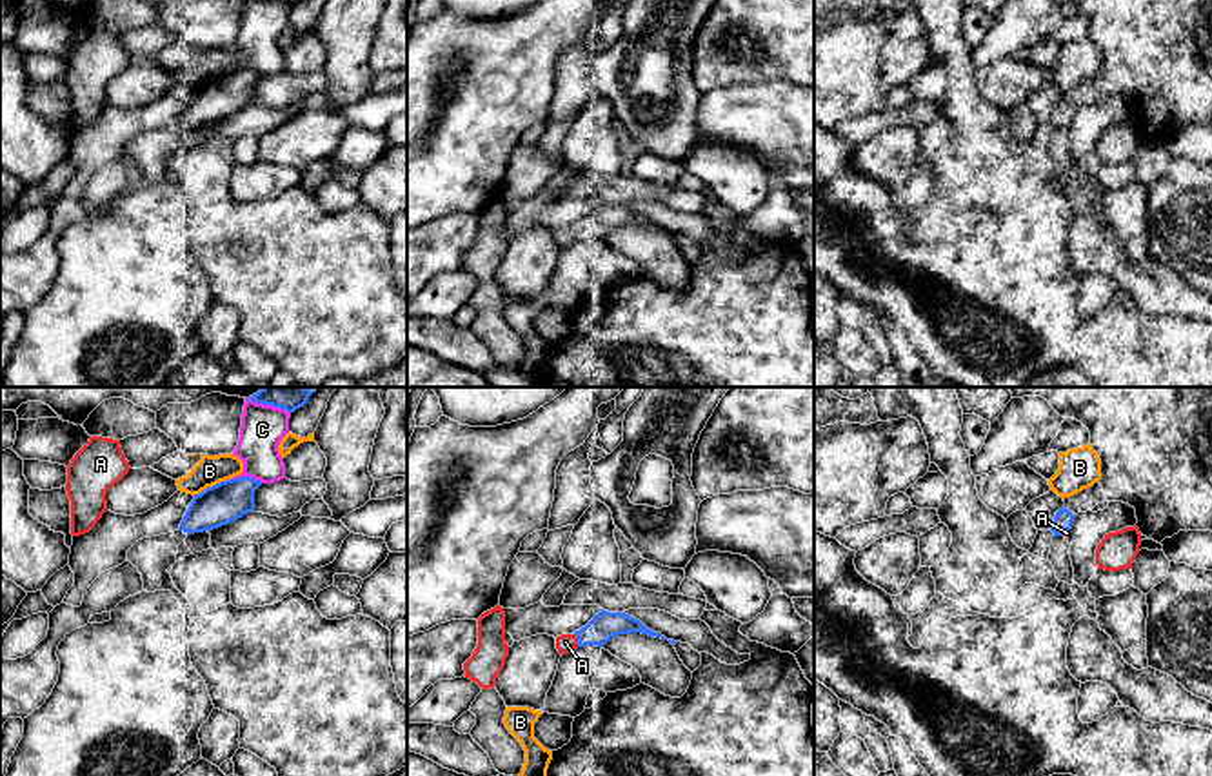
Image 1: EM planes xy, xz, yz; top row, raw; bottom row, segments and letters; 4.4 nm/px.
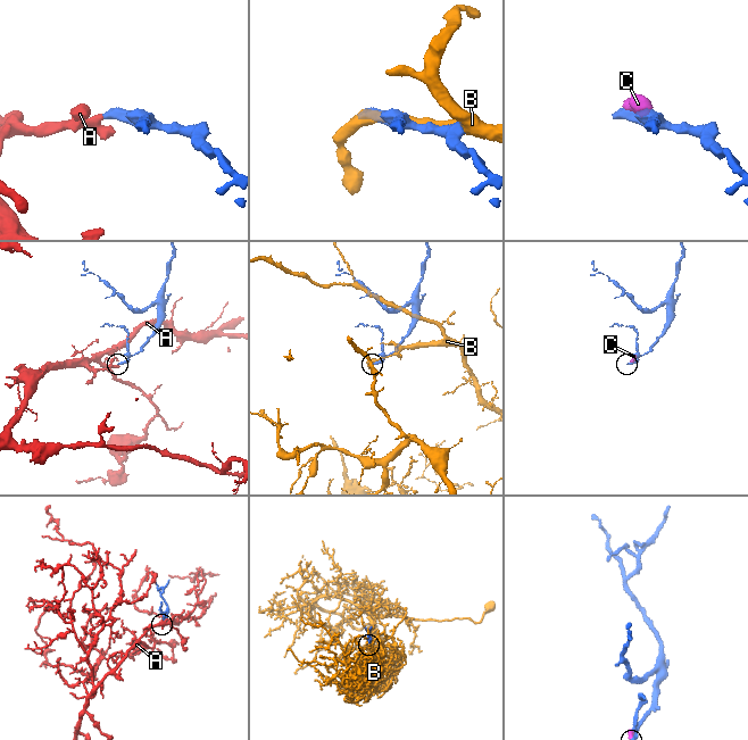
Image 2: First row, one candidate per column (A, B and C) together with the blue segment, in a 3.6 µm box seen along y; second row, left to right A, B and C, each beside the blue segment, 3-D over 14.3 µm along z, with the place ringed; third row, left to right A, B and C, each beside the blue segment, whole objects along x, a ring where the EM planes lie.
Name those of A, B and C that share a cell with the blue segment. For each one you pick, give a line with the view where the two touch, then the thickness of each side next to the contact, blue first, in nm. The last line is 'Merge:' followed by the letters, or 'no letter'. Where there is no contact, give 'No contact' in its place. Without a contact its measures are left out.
A: Touches blue in xz. Thickness 120 nm (blue) against 80 nm
Merge: A

